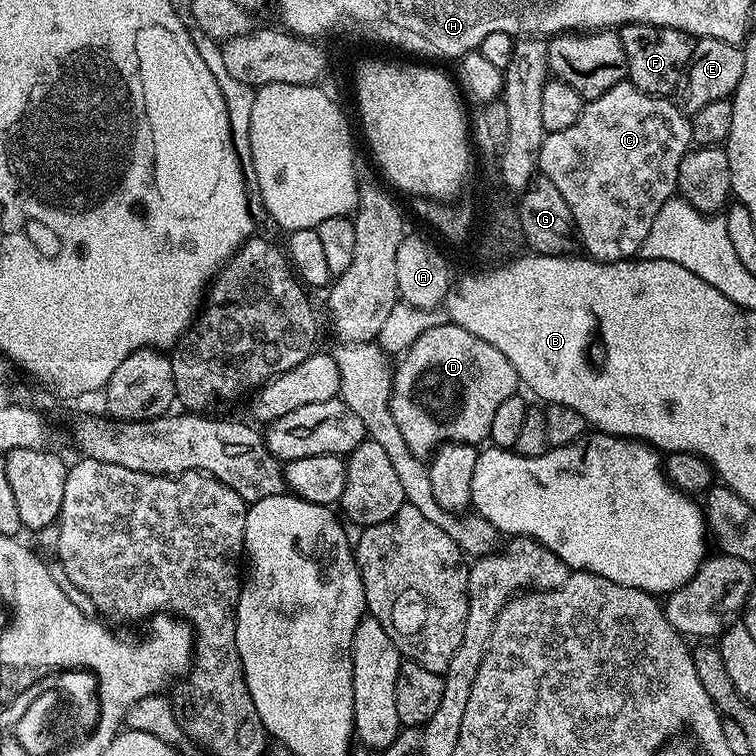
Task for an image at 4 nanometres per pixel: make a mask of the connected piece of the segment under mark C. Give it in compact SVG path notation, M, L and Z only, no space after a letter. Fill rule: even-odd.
M625 82L606 90L606 94L587 101L582 114L578 114L578 122L566 126L566 130L547 133L538 153L538 168L543 176L554 182L554 186L558 186L562 198L566 198L566 206L570 206L570 214L576 223L579 243L584 243L583 251L594 260L605 262L630 260L639 253L642 242L646 242L646 234L650 234L650 226L654 226L654 218L658 215L658 210L662 210L662 206L666 206L666 202L677 195L678 166L692 147L692 121L676 103L666 96L651 96L641 88L635 88L631 82Z

